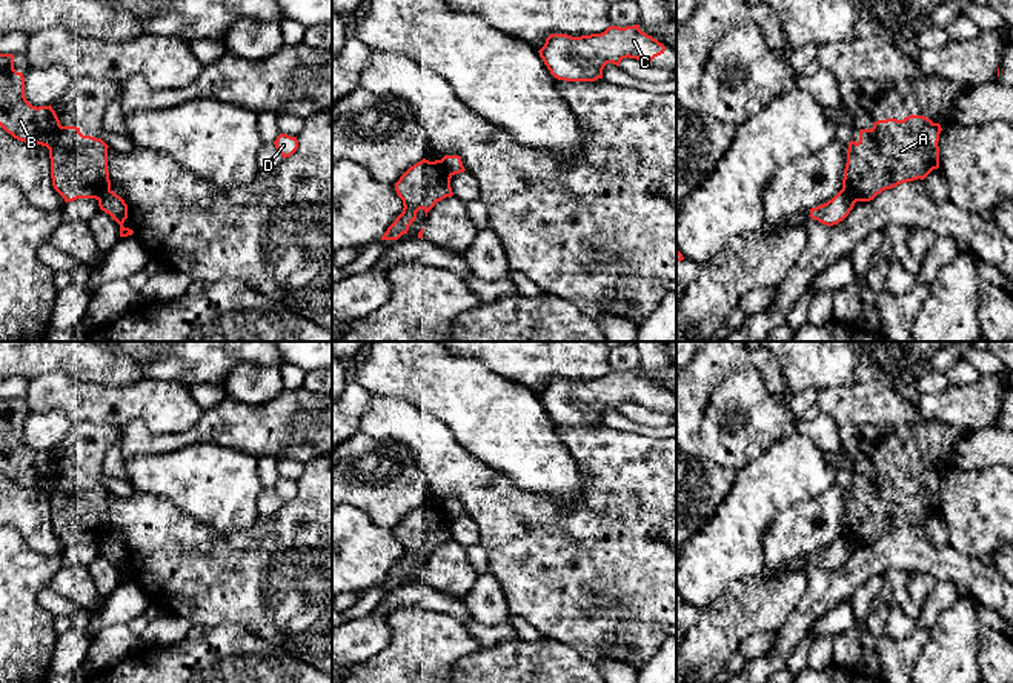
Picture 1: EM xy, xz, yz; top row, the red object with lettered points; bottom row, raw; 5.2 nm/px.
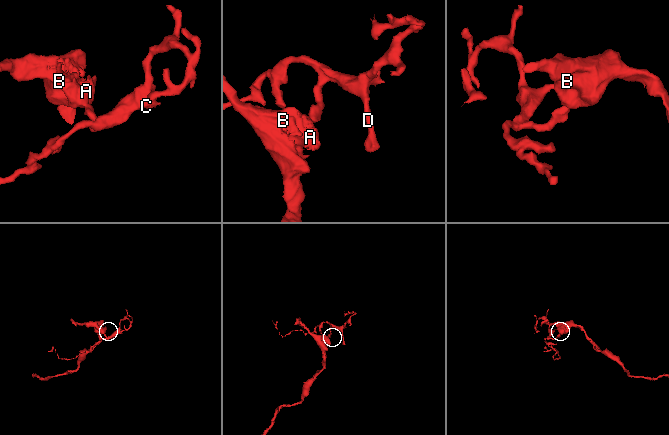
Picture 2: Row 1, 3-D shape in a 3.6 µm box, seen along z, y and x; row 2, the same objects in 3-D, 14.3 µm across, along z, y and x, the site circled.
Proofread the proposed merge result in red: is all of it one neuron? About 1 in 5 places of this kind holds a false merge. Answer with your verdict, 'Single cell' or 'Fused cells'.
Fused cells

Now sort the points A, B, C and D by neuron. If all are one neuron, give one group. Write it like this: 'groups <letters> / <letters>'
groups A B / C D

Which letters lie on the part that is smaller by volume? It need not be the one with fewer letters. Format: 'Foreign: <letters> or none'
Foreign: C, D

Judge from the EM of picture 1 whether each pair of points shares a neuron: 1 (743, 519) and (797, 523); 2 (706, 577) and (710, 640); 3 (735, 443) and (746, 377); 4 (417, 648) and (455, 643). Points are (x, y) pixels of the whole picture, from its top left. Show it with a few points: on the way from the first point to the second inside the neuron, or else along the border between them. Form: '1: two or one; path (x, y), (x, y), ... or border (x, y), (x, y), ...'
1: two; border (803, 502), (797, 502), (784, 509), (766, 529)
2: two; border (734, 582), (700, 613)
3: one; path (749, 426), (752, 416), (746, 406), (746, 394)
4: one; path (426, 645), (446, 643)

